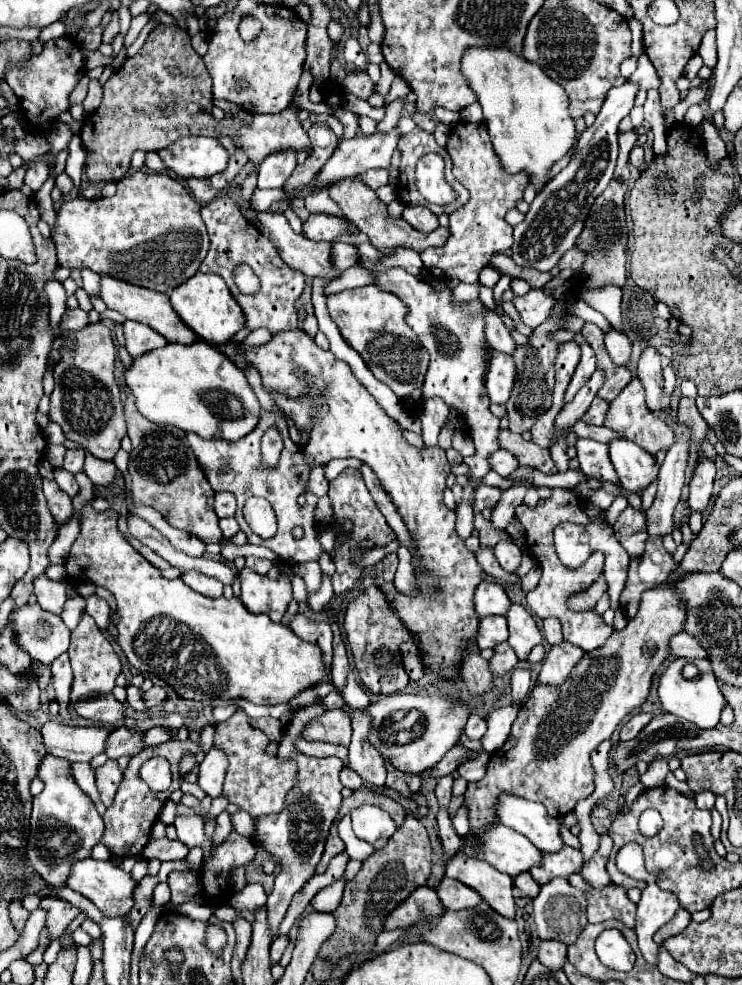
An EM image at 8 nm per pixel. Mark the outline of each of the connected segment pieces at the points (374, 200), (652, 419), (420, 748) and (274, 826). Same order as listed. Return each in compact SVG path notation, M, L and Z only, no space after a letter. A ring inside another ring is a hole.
M350 178L346 182L336 182L334 188L328 190L330 196L334 198L334 202L342 208L344 216L360 228L360 232L364 232L368 238L370 238L370 244L380 250L382 254L392 254L396 248L412 248L416 252L422 252L426 250L428 246L442 246L442 242L446 242L446 234L448 234L448 228L436 228L434 232L426 234L426 232L420 232L416 228L412 228L406 220L402 218L390 218L388 212L386 212L386 204L378 200L376 192L368 186L364 186L360 182L360 178Z
M634 378L620 394L618 398L610 404L610 410L606 414L606 422L604 426L616 430L616 432L624 432L624 436L632 442L636 442L638 446L644 446L650 454L656 454L658 450L662 448L668 448L670 444L676 442L676 434L672 428L666 426L666 422L658 416L658 414L652 414L650 410L646 410L644 406L644 390L642 390L642 384L638 382L638 378Z
M392 694L382 696L378 702L364 710L372 718L368 742L378 748L382 758L396 770L406 774L422 774L442 760L442 756L458 744L460 730L468 720L468 708L464 704L448 702L442 696L428 694ZM414 708L414 710L412 710ZM410 710L404 718L396 718L394 712Z
M320 702L296 710L292 722L286 726L284 740L278 746L278 754L282 754L282 758L294 758L298 762L298 768L300 768L298 786L290 792L290 798L286 798L286 810L282 810L282 814L270 814L270 816L262 816L262 818L254 820L256 822L254 842L260 842L260 846L264 846L272 856L276 856L282 866L282 872L276 876L276 882L274 882L274 892L268 896L268 902L266 902L274 936L290 906L290 898L316 874L316 866L324 852L324 842L326 842L328 830L330 830L330 826L338 814L340 802L342 802L342 794L340 794L342 784L338 778L340 770L344 768L342 760L308 758L308 756L298 754L294 748L294 742L302 734L302 728L306 726L306 722L324 712L326 710Z

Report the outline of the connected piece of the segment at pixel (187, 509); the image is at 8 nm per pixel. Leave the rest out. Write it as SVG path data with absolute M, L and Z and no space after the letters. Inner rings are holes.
M132 394L126 398L126 424L128 436L132 440L128 462L132 500L136 504L156 508L166 518L166 522L178 530L186 530L204 542L220 542L222 532L218 530L218 516L214 514L214 490L186 442L186 432L158 426L144 418L138 412Z

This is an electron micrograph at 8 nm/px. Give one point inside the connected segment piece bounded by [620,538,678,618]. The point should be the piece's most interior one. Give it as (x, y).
(651, 570)

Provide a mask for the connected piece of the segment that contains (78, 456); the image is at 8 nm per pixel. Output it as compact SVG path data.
M66 450L64 454L64 470L76 474L76 472L82 472L82 466L84 466L84 450Z

